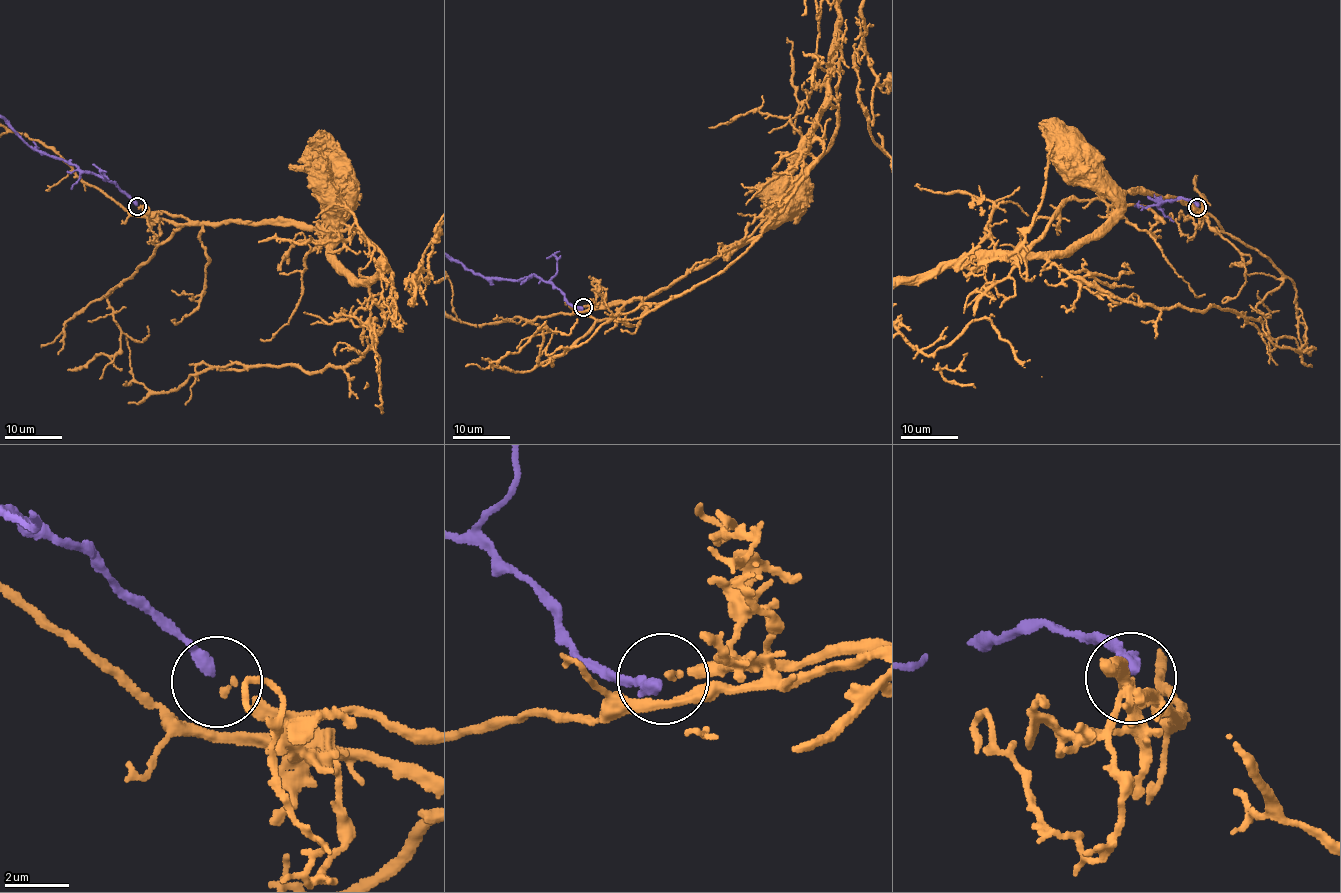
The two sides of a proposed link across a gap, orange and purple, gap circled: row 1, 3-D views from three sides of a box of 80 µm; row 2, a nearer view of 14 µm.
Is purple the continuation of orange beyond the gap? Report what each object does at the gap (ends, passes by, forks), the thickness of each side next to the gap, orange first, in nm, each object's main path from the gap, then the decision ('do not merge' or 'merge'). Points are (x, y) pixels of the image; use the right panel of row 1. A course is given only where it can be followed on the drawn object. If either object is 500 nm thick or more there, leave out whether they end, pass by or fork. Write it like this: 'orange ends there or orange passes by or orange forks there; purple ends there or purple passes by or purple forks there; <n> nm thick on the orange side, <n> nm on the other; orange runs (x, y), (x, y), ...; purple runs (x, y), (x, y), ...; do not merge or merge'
orange ends there; purple ends there; 190 nm thick on the orange side, 400 nm on the other; orange runs (1196, 208), (1193, 202), (1193, 205), (1176, 196), (1164, 198), (1144, 189), (1115, 191), (1086, 165); merge

